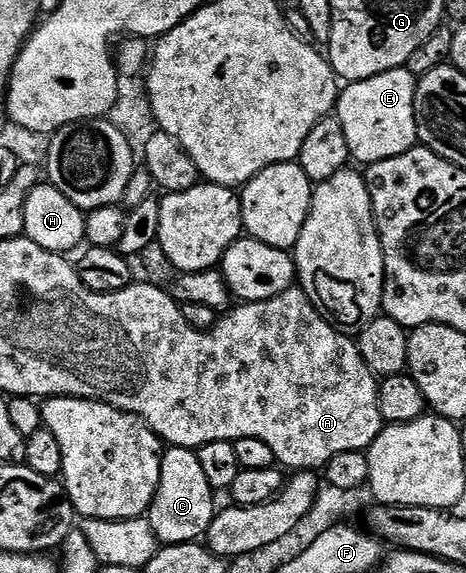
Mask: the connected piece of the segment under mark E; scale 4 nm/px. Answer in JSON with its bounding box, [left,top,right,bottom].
[336,70,419,164]

